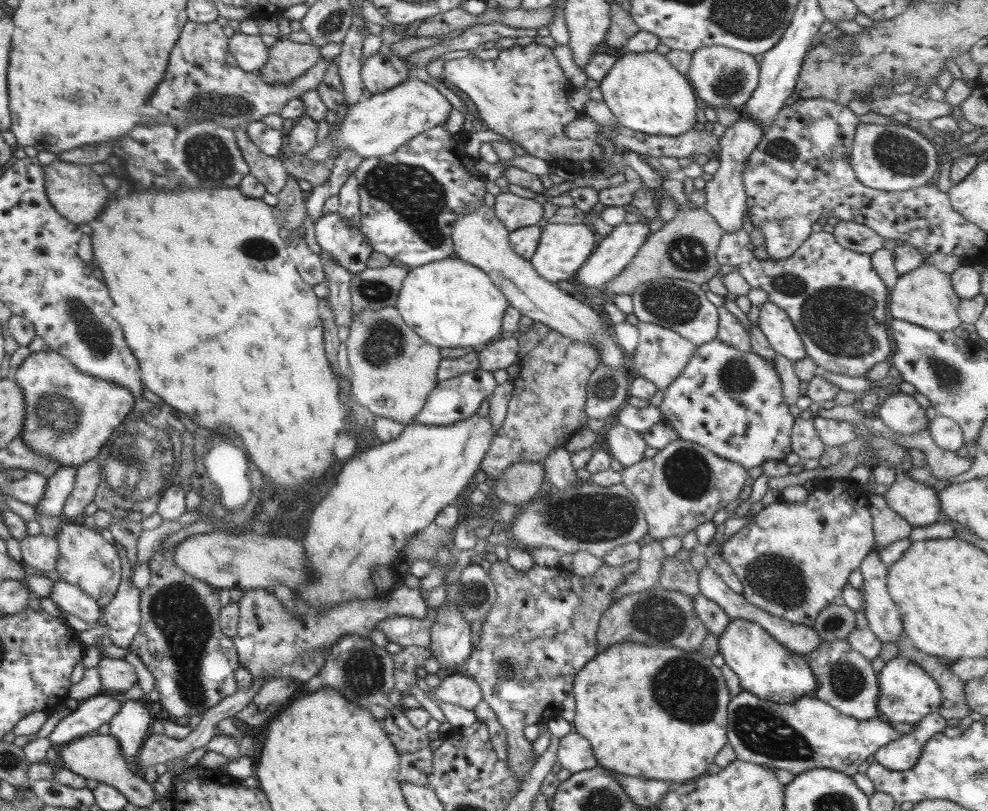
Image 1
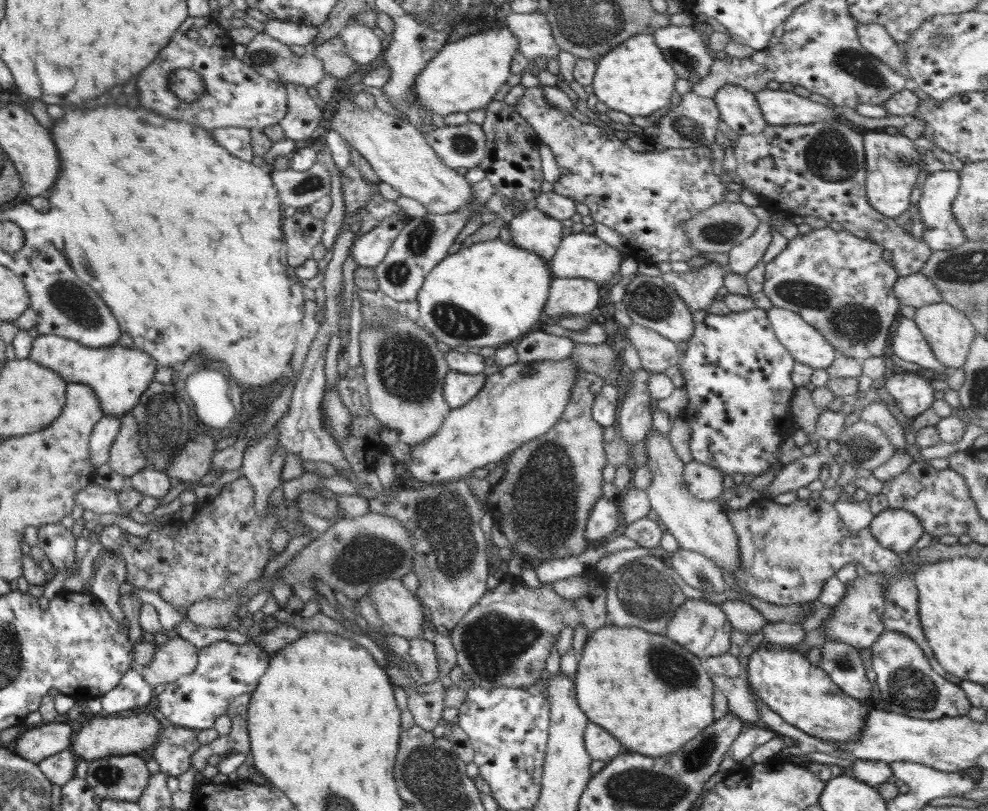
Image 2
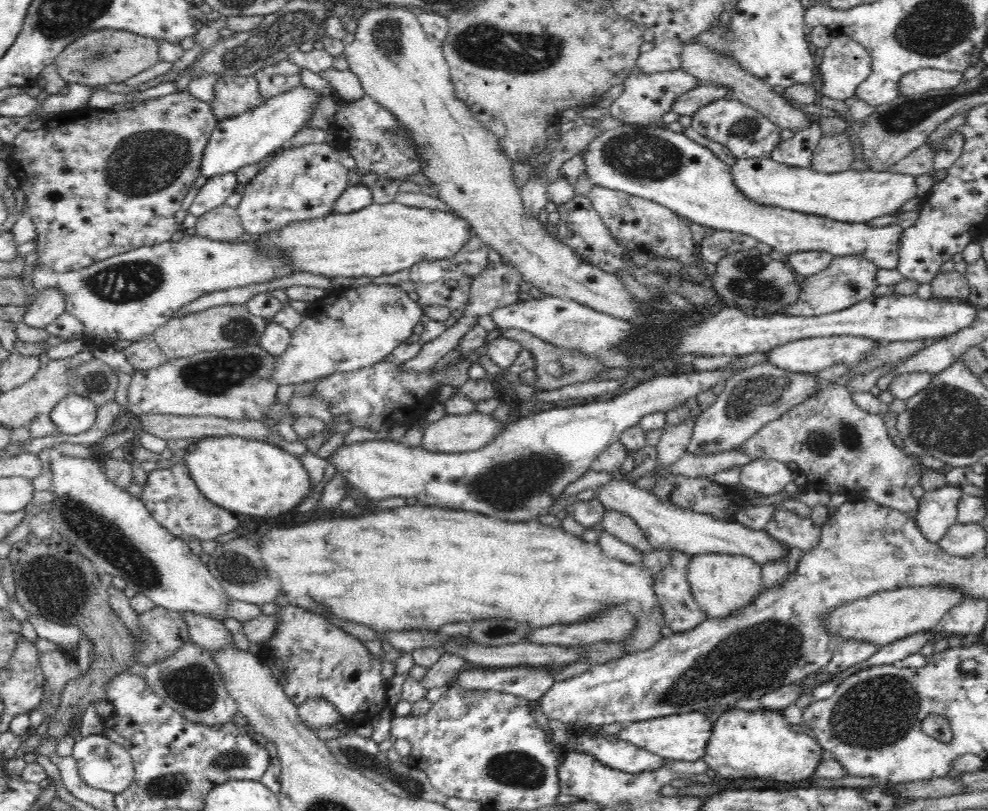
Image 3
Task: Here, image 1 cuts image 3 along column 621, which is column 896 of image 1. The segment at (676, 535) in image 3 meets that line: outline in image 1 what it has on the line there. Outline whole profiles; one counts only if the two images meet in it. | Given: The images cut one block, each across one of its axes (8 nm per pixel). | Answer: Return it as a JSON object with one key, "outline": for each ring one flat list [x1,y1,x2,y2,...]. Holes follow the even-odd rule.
{"outline":[[898,469,895,482,884,494,888,506,913,527,926,527,940,521,939,494,928,484,917,482,903,469]]}

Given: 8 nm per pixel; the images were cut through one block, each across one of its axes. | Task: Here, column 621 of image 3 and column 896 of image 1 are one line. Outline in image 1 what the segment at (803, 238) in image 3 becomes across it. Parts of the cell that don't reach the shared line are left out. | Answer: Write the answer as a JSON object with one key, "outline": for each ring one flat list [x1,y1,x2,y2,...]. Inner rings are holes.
{"outline":[[862,124,856,128,850,166,858,182,889,193,928,185,936,181,941,166,938,147,925,136,904,126]]}

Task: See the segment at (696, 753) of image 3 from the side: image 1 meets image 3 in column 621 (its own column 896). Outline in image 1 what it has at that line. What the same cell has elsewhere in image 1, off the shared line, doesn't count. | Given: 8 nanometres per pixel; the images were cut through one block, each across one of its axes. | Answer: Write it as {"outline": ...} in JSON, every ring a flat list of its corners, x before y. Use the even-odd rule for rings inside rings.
{"outline":[[743,690,740,694,731,696,727,719,727,742,735,750,738,760,760,766,774,766,780,770,788,770,794,776,813,768,829,768,853,777,861,762,902,735,881,716,872,720,856,720,812,695,804,695,791,703,777,703,758,698,755,694]]}

